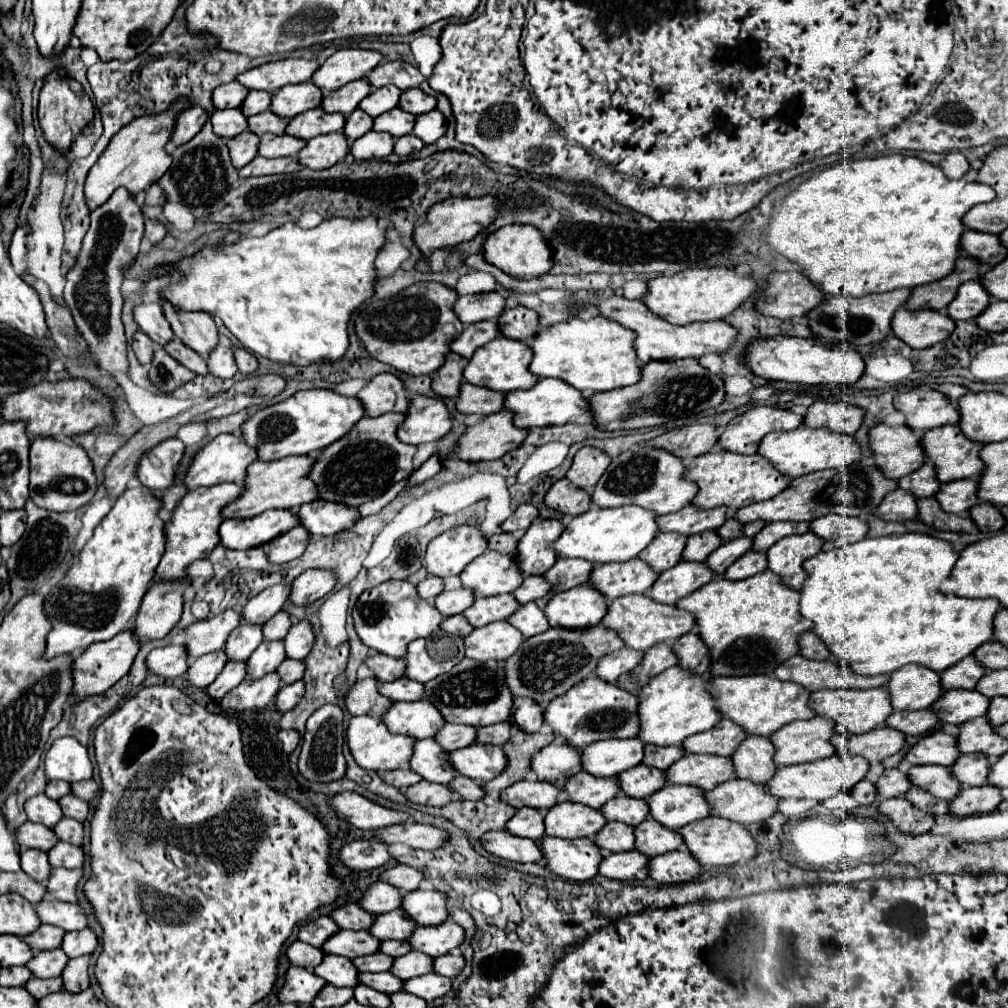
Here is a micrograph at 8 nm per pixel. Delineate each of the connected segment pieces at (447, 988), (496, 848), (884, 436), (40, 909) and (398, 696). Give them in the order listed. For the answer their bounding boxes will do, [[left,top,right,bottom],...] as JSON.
[[405,972,453,1002],[481,830,543,862],[869,424,925,478],[35,898,87,932],[381,678,423,702]]

